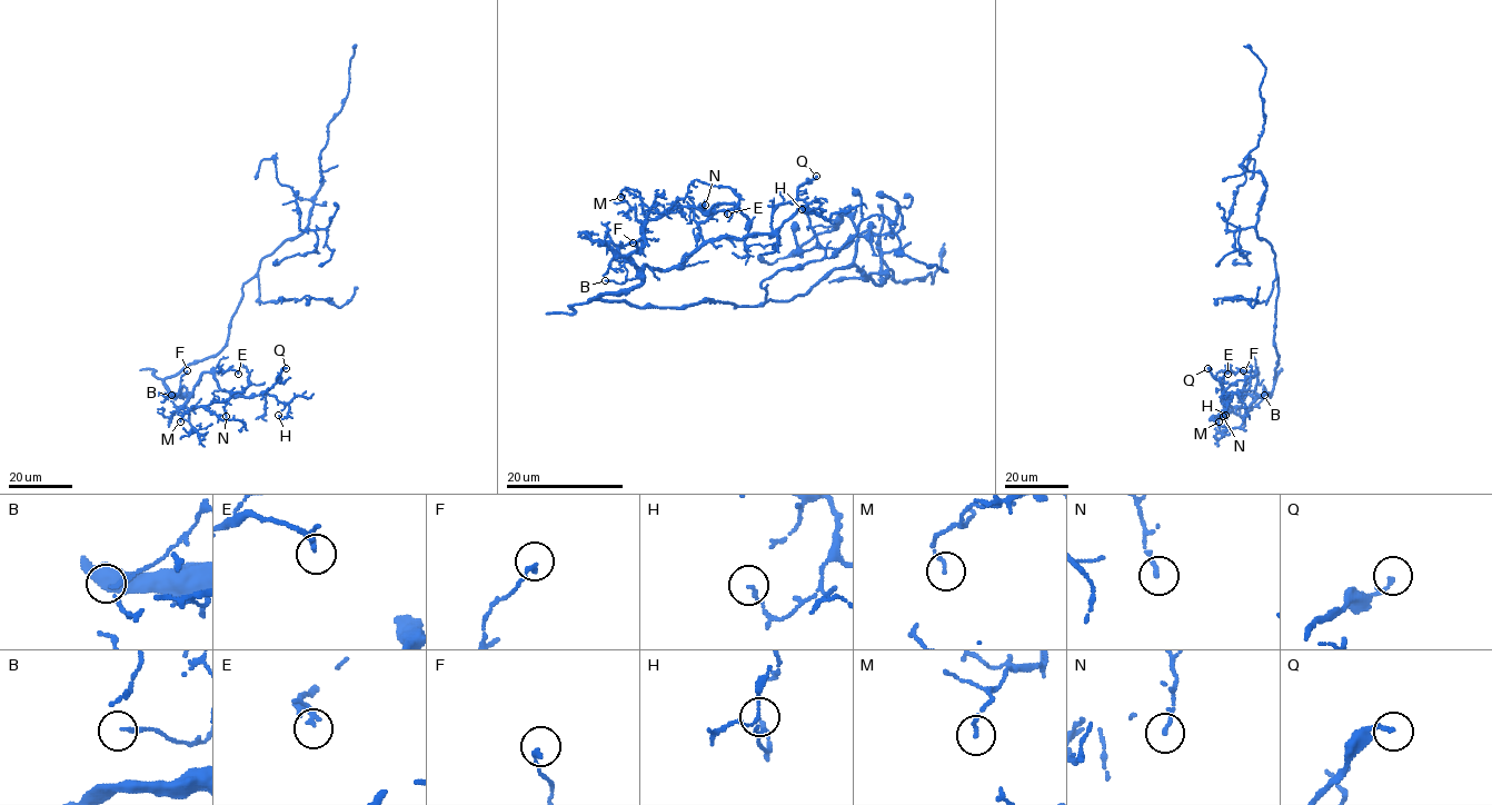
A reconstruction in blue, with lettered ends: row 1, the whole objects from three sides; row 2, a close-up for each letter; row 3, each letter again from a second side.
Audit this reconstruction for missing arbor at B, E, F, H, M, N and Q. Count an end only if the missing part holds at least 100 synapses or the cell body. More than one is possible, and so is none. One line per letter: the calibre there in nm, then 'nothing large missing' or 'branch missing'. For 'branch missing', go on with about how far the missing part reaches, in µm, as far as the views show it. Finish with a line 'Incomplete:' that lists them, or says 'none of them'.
B: calibre 110 nm; nothing large missing
E: calibre 140 nm; nothing large missing
F: calibre 130 nm; nothing large missing
H: calibre 130 nm; nothing large missing
M: calibre 130 nm; nothing large missing
N: calibre 140 nm; nothing large missing
Q: calibre 150 nm; nothing large missing
Incomplete: none of them

